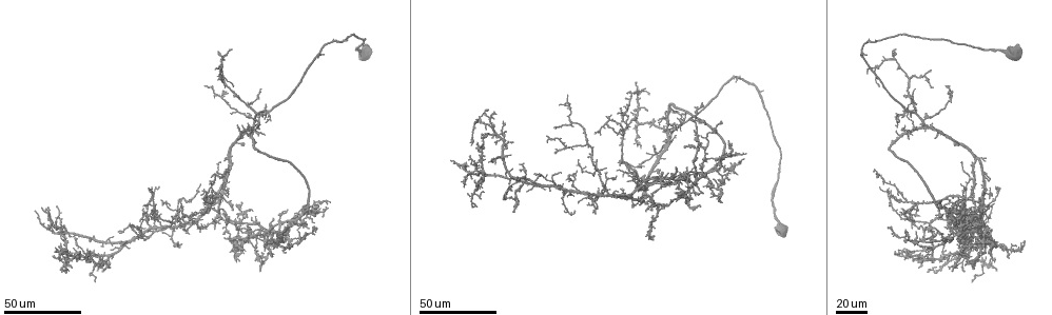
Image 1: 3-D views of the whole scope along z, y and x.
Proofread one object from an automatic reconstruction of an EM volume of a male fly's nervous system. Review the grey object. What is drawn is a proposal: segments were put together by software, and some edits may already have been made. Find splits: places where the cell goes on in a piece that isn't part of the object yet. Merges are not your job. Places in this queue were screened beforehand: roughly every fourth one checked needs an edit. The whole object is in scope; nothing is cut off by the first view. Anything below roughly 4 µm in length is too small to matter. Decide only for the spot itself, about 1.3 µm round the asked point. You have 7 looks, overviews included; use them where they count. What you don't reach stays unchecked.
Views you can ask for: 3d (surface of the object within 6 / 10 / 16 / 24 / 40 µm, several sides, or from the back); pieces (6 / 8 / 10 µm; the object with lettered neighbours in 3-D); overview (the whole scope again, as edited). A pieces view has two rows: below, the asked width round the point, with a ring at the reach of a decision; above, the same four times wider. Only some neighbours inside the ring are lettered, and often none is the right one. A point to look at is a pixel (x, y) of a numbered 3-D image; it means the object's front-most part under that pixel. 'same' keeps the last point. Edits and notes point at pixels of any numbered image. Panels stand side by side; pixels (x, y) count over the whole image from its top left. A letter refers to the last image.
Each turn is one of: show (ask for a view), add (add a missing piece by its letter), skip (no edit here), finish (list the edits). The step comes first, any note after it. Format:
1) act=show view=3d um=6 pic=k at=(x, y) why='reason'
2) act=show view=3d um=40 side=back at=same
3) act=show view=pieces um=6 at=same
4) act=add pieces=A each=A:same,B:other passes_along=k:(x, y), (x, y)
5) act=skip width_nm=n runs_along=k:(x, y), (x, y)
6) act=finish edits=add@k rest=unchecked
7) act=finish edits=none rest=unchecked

act=show view=3d um=40 pic=1 at=(229, 239) why='tapers out'

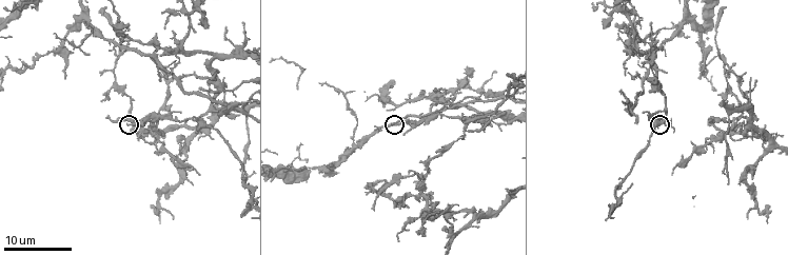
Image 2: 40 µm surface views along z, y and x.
act=show view=pieces um=8 pic=2 at=(125, 123)

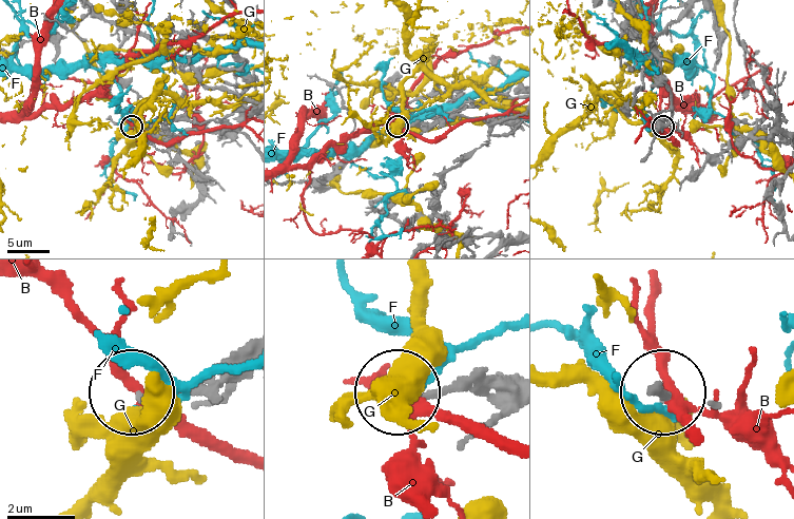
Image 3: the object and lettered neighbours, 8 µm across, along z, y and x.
act=skip width_nm=170 each=B:other,F:other,G:other found='no lettered piece goes on from it'

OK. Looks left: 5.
act=show view=3d um=40 pic=1 at=(688, 166) why='an open end'

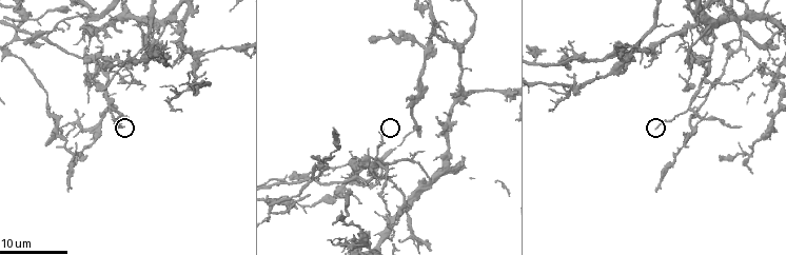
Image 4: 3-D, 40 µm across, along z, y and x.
act=show view=pieces um=8 pic=4 at=(116, 127)

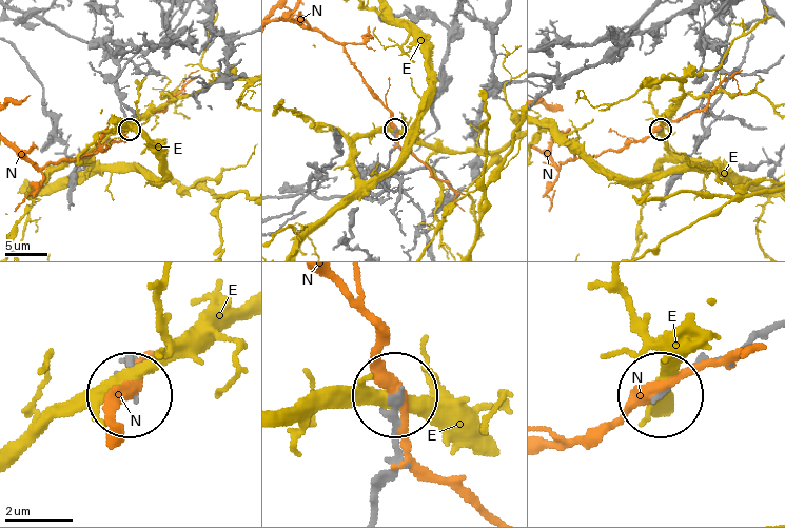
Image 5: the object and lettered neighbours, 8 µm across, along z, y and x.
act=skip each=E:other,N:other found='none of them fits'

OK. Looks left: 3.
act=show view=3d um=24 pic=1 at=(695, 130)

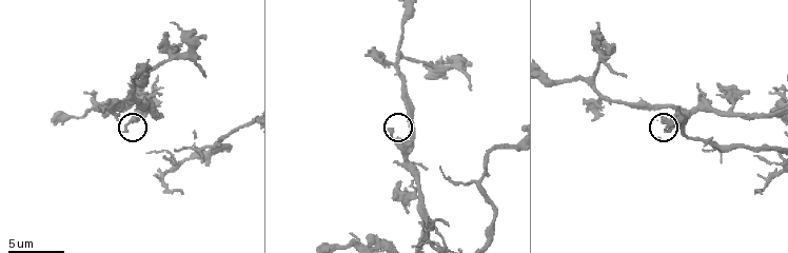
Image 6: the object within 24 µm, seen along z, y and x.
act=show view=pieces um=8 pic=6 at=(126, 130)

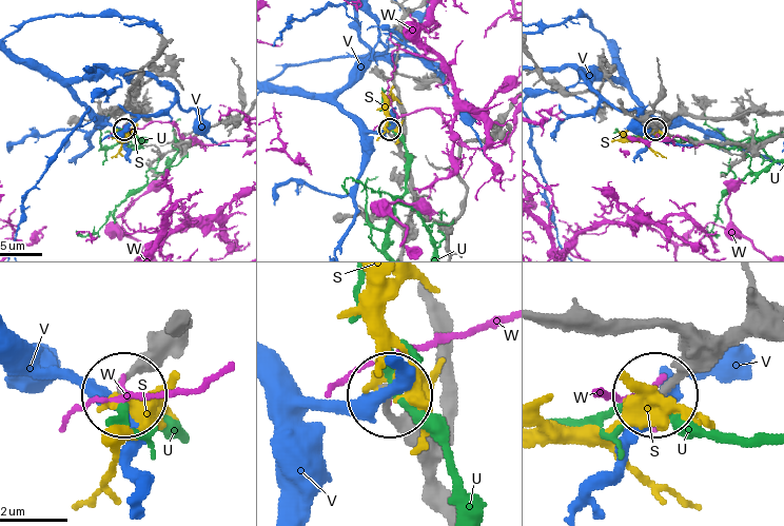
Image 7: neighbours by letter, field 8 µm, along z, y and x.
act=add pieces=S each=S:same,U:other,V:other,W:other found='it goes on there'

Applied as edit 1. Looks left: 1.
act=finish edits=add@7 rest=unchecked

